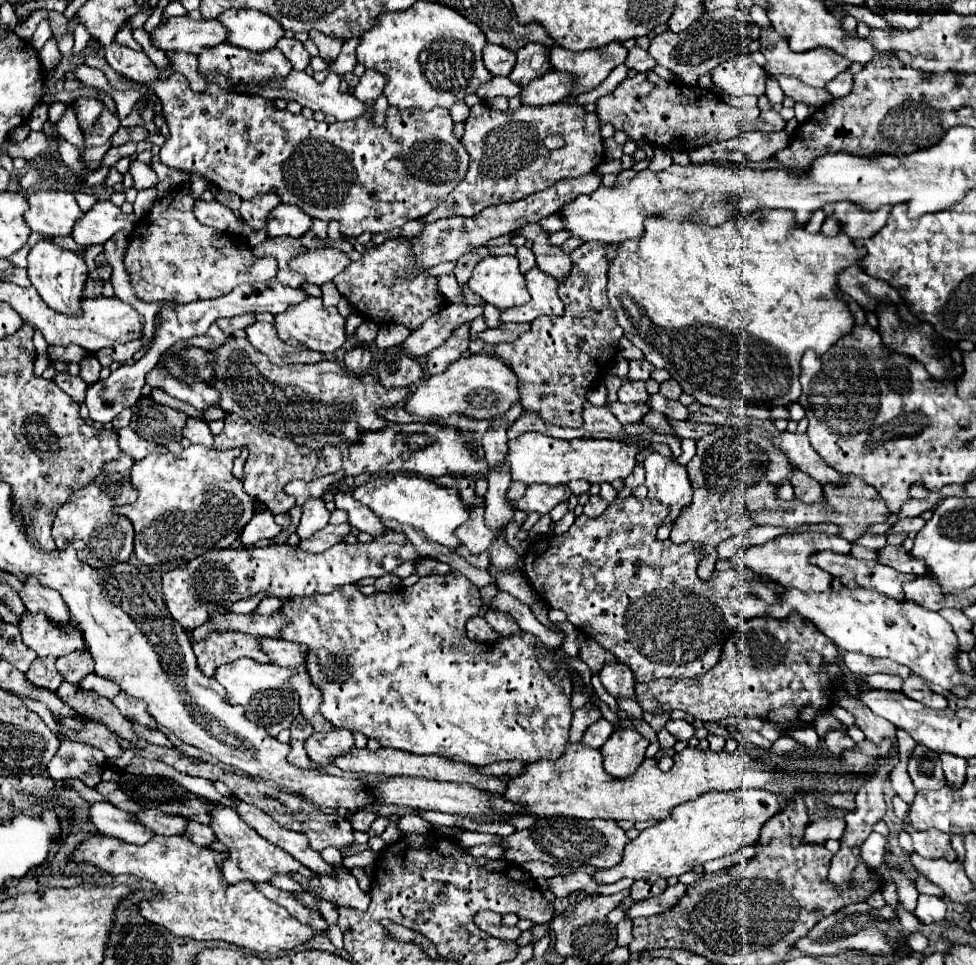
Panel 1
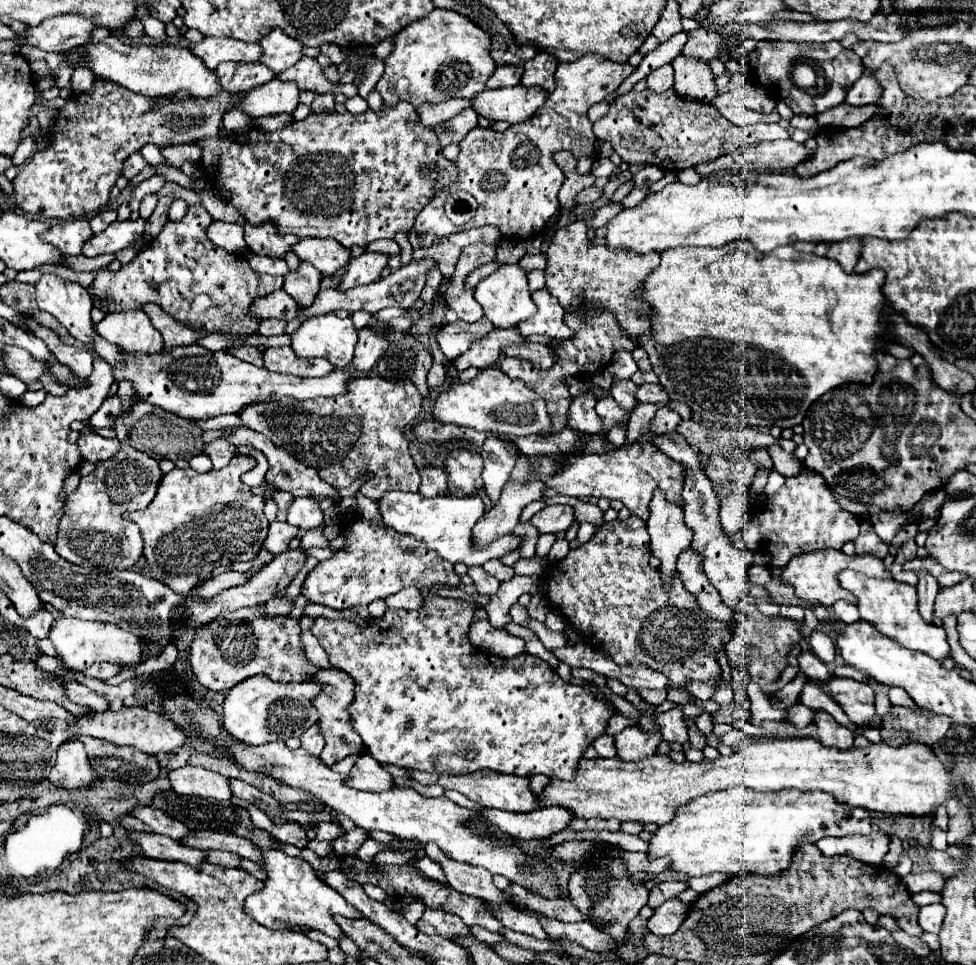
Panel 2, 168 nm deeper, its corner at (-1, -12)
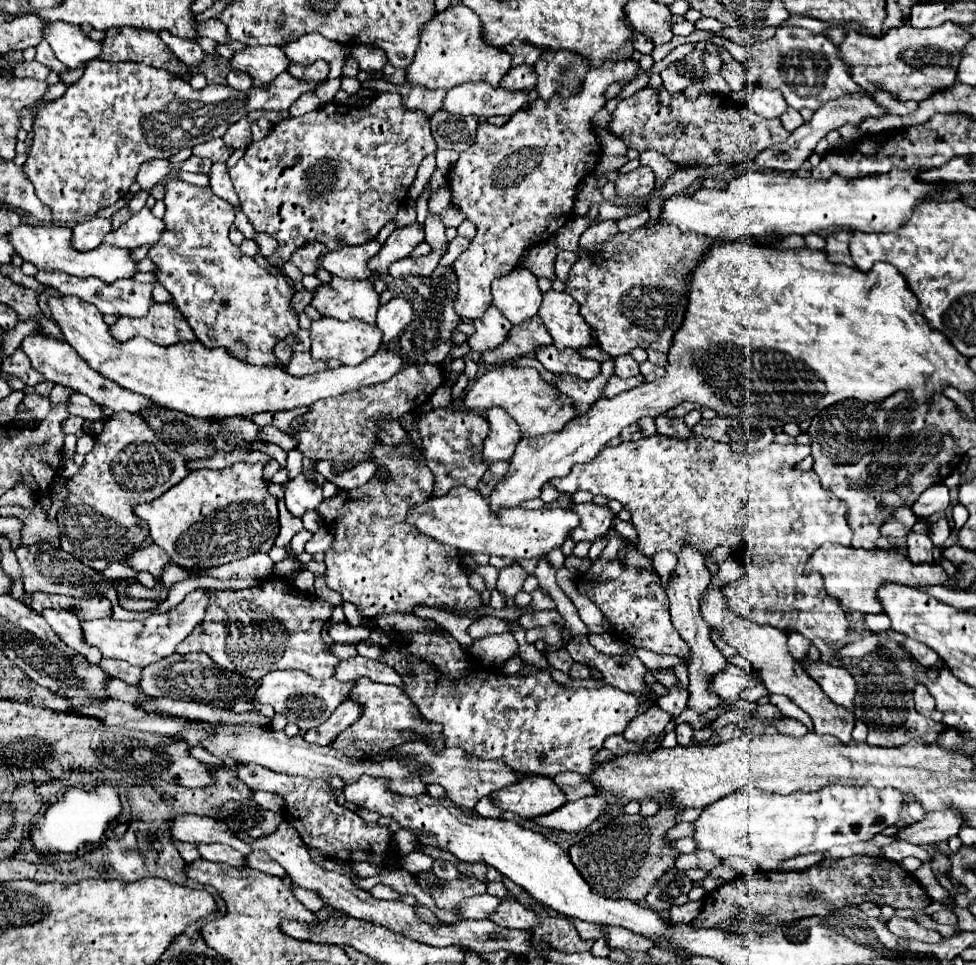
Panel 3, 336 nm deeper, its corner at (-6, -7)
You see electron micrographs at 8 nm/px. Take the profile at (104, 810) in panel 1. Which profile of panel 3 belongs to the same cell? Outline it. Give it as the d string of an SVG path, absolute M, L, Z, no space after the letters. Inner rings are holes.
M195 844L199 856L209 862L225 862L229 866L243 866L243 854L225 844Z

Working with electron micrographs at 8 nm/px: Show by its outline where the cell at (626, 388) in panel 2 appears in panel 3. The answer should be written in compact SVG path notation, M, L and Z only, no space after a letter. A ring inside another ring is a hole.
M617 356L615 358L615 374L619 378L631 378L631 376L637 376L639 374L639 364L629 356Z

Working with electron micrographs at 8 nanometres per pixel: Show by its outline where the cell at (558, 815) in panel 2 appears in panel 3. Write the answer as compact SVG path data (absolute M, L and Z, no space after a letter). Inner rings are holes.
M587 796L575 802L567 802L557 812L549 812L549 816L537 816L533 822L537 826L549 830L565 830L565 832L579 832L589 826L605 808L605 800L601 796Z

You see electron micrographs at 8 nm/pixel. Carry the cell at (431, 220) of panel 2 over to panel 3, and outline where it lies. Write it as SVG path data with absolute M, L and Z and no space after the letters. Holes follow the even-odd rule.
M605 60L601 66L591 66L583 78L581 90L569 98L553 96L553 100L537 98L525 110L515 112L507 124L493 126L489 122L479 124L475 142L459 154L457 162L449 172L451 206L465 212L467 220L477 226L477 236L469 248L453 262L457 276L457 296L453 300L455 312L465 320L477 320L491 306L491 282L507 274L531 244L549 240L573 214L575 188L577 184L595 170L603 150L597 134L591 126L595 112L605 108L605 92L613 82L633 78L639 70L637 60Z

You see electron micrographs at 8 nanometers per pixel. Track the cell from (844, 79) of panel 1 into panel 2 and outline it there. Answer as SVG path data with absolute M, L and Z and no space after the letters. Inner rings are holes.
M864 73L864 75L852 85L852 89L848 91L846 103L856 105L856 107L876 104L881 97L882 91L883 88L880 83L872 77L870 73Z

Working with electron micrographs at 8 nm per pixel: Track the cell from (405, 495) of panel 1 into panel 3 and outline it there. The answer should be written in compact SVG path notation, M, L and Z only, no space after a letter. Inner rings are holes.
M457 486L441 498L431 496L423 504L417 504L409 512L407 520L429 538L441 544L455 546L459 552L507 556L513 560L547 556L549 550L561 546L569 536L569 532L579 524L577 514L563 508L523 510L517 506L517 508L501 508L499 516L493 516L489 512L489 502L477 490L471 490L467 486Z

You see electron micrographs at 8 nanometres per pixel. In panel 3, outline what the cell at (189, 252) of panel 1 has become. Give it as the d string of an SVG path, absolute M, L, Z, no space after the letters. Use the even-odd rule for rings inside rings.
M169 180L166 183L164 203L165 232L161 234L161 240L149 250L147 258L155 266L155 280L173 296L175 306L193 328L197 340L201 340L207 348L223 346L235 358L247 360L251 364L279 366L277 358L273 356L273 346L285 336L295 334L299 330L297 316L291 314L289 308L293 296L291 278L283 274L269 274L265 268L261 268L253 258L245 254L241 258L239 246L231 244L231 240L227 238L229 228L235 220L235 210L229 202L213 194L209 186L201 187L181 180Z

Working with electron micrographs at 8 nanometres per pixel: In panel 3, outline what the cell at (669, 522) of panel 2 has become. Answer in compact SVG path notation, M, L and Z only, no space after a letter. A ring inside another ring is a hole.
M683 544L677 554L677 566L669 578L669 584L667 584L667 596L671 600L671 618L673 618L673 624L675 628L679 630L681 638L689 644L691 652L693 652L693 658L689 662L689 708L693 708L695 712L703 714L711 708L715 708L719 704L719 698L711 692L707 692L707 682L709 682L709 676L723 670L727 660L723 658L723 654L719 652L719 648L711 642L711 630L709 626L705 624L705 620L701 618L701 612L699 612L699 596L705 592L707 584L709 584L709 572L703 564L703 556L695 550L695 548L689 548L689 544Z

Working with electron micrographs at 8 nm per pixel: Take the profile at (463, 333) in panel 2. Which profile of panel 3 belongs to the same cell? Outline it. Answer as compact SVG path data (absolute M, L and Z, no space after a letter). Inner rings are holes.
M493 306L485 312L483 318L473 320L473 326L475 334L467 338L471 352L483 352L487 348L499 346L501 340L505 340L505 336L511 330L509 320L505 320L505 316L501 316L501 312L497 312L497 308Z

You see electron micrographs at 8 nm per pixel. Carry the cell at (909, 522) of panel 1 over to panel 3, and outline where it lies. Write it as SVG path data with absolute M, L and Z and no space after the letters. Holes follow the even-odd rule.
M897 508L895 514L881 526L881 534L887 538L905 538L919 518L911 508Z

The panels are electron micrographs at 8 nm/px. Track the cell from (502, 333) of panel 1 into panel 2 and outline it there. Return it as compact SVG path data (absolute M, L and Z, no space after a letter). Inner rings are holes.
M524 343L524 345L512 345L508 349L504 349L504 355L508 357L518 357L518 359L526 359L530 361L534 367L546 371L554 365L556 357L554 351L548 345L540 345L540 343Z

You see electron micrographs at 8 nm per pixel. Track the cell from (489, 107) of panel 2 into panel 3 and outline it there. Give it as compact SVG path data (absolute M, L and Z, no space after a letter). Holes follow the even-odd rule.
M467 82L451 88L445 96L443 108L461 116L513 116L529 100L527 92L513 92L505 88L493 88L485 82Z

